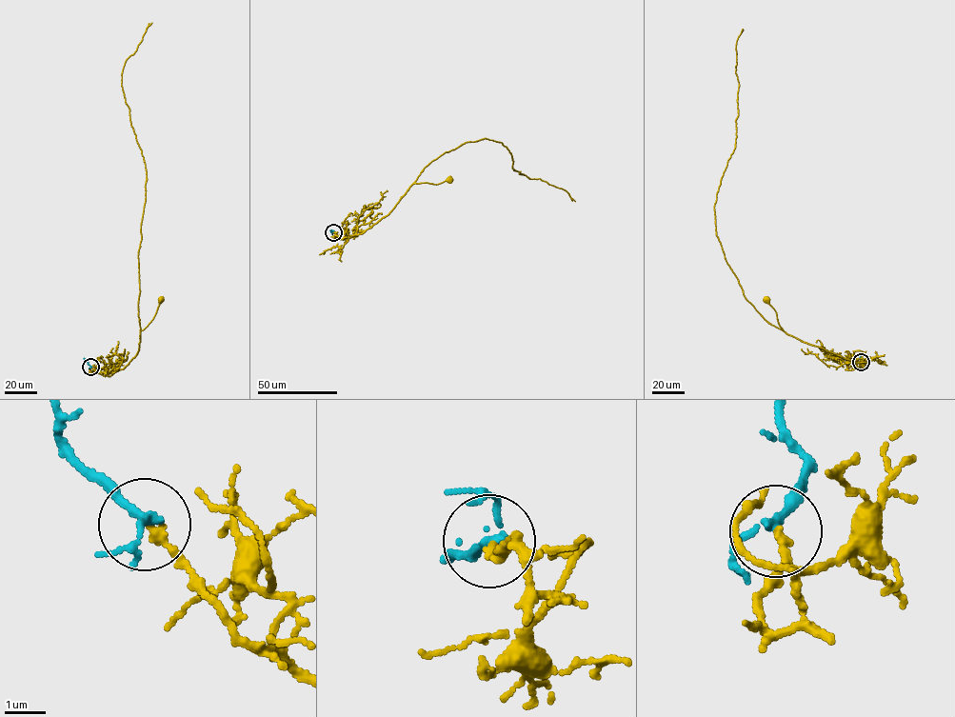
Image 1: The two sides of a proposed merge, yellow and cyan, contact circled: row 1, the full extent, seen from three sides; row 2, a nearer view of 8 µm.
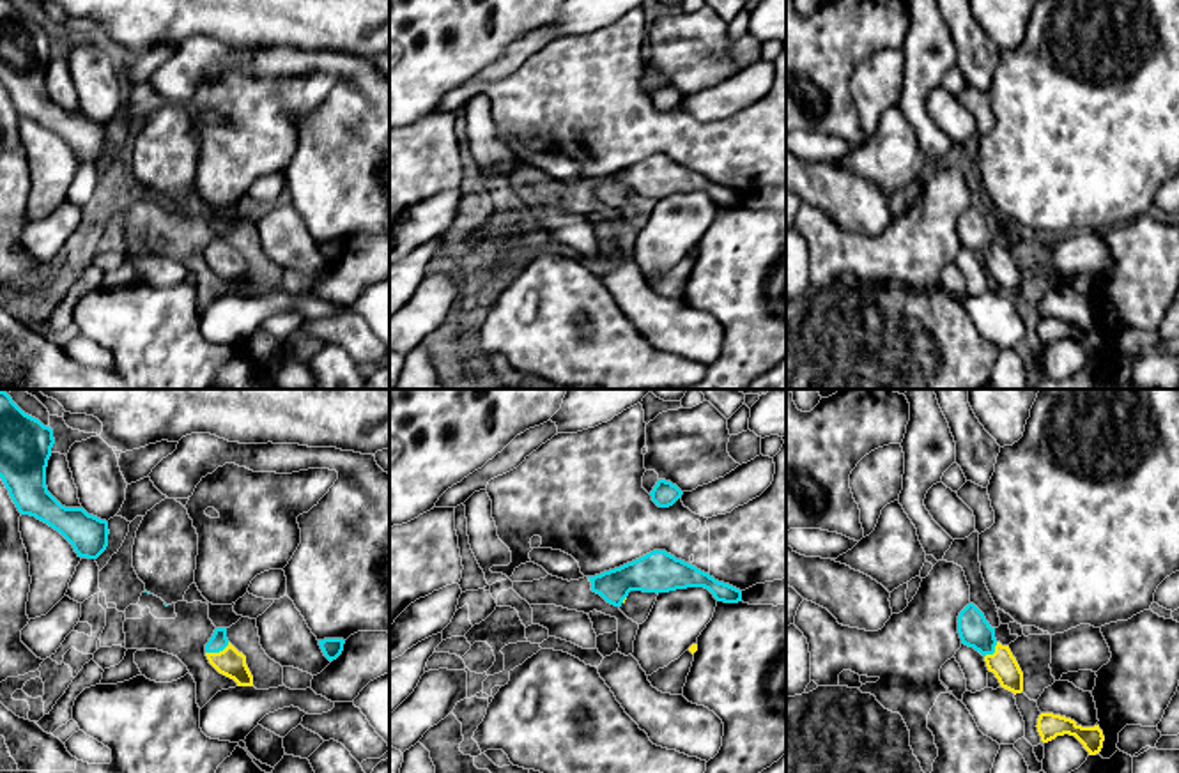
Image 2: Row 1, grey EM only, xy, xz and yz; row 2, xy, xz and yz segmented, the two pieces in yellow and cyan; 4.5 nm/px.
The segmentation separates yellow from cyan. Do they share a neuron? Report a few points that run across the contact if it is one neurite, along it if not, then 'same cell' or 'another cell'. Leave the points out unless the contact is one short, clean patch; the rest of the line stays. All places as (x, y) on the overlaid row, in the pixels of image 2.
xy (229, 662), (216, 653), (218, 641) | same cell

